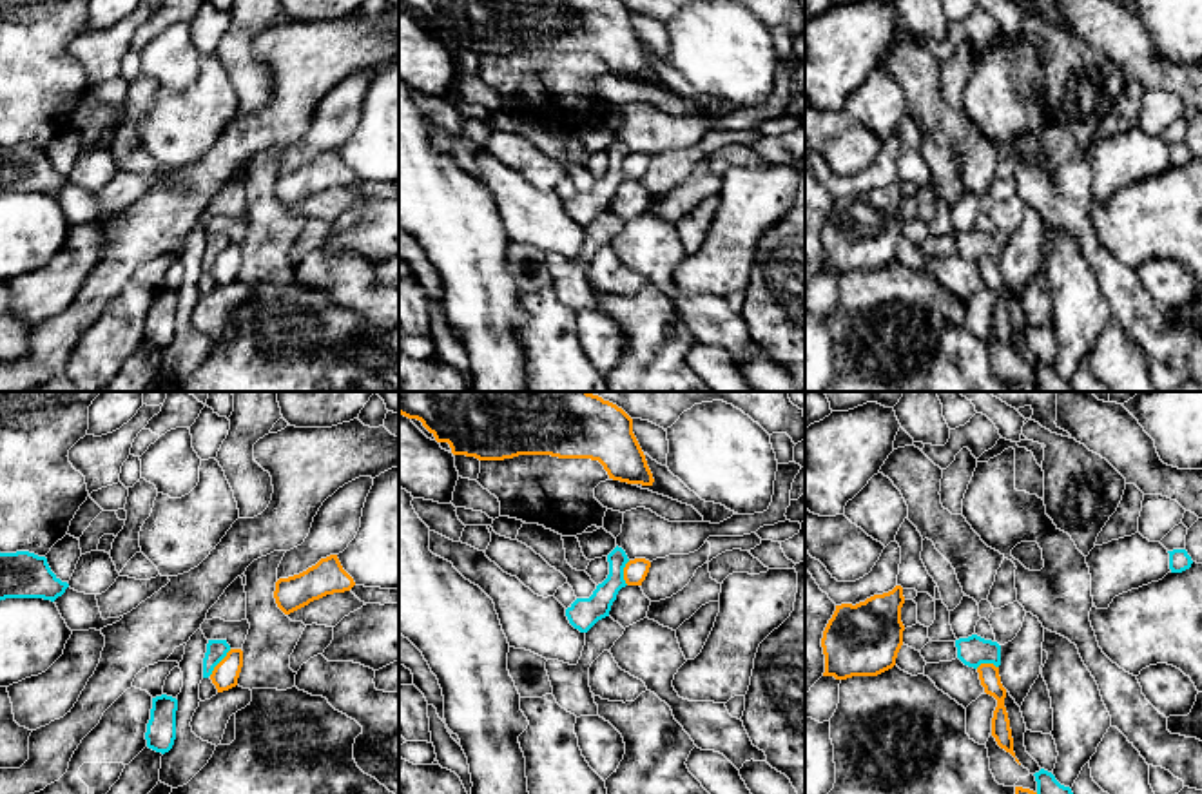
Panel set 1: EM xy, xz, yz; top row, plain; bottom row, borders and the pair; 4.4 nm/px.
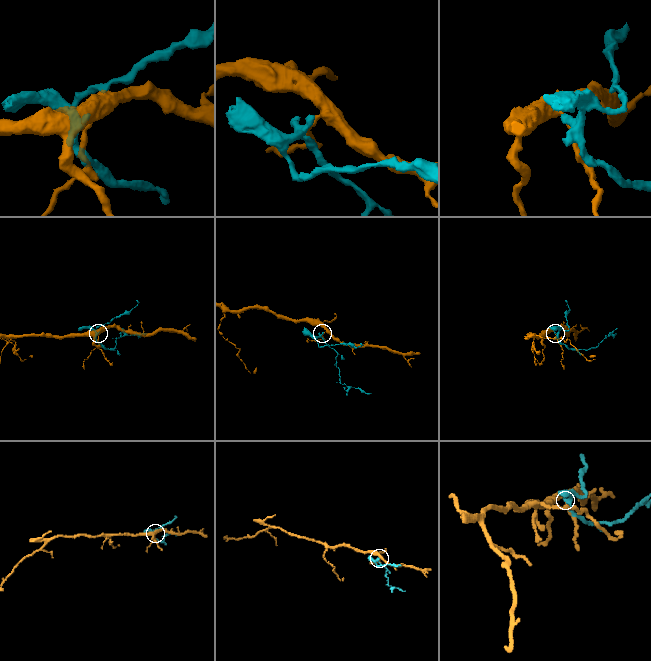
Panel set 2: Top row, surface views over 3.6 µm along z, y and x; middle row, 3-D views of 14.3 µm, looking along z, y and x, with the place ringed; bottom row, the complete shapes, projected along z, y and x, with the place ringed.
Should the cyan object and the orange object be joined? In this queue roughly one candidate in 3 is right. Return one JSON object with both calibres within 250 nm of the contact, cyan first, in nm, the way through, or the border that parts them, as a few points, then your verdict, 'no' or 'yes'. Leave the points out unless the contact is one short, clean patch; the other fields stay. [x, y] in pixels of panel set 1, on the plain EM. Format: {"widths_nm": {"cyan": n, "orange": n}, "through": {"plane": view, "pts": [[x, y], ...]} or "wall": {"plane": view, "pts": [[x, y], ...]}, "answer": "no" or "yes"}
{"widths_nm": {"cyan": 100, "orange": 120}, "answer": "no"}

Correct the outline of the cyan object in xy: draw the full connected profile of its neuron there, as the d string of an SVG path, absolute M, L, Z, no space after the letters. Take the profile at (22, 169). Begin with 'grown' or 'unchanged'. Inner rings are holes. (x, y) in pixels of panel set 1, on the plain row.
unchanged; M29 145L0 147L0 194L44 192L54 196L69 181L49 161L45 150Z

